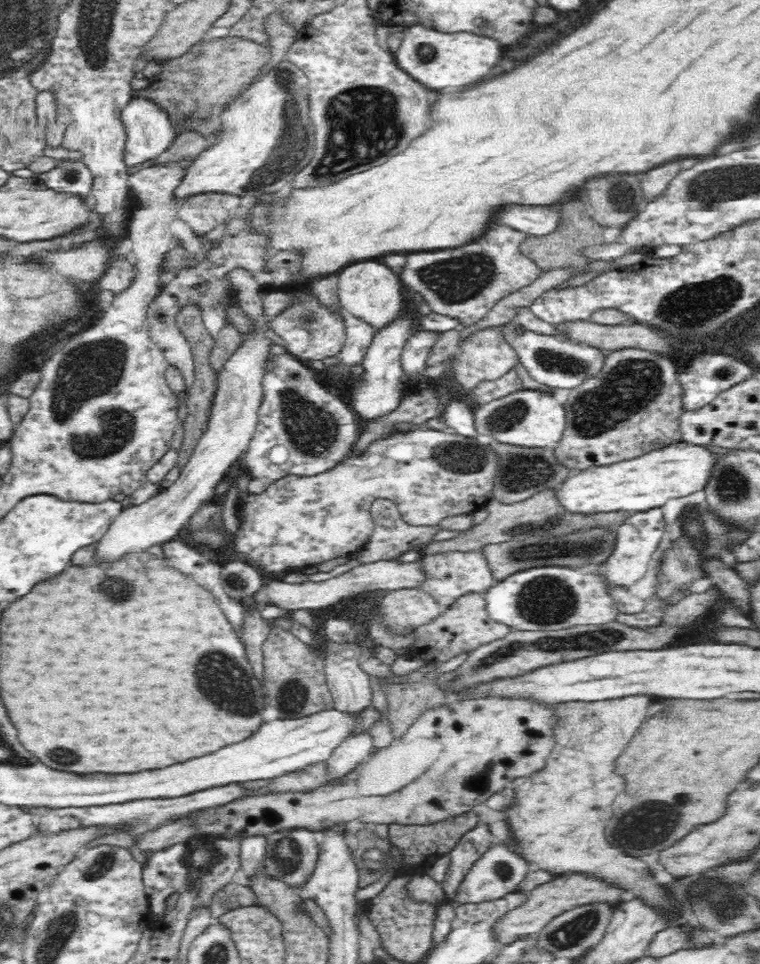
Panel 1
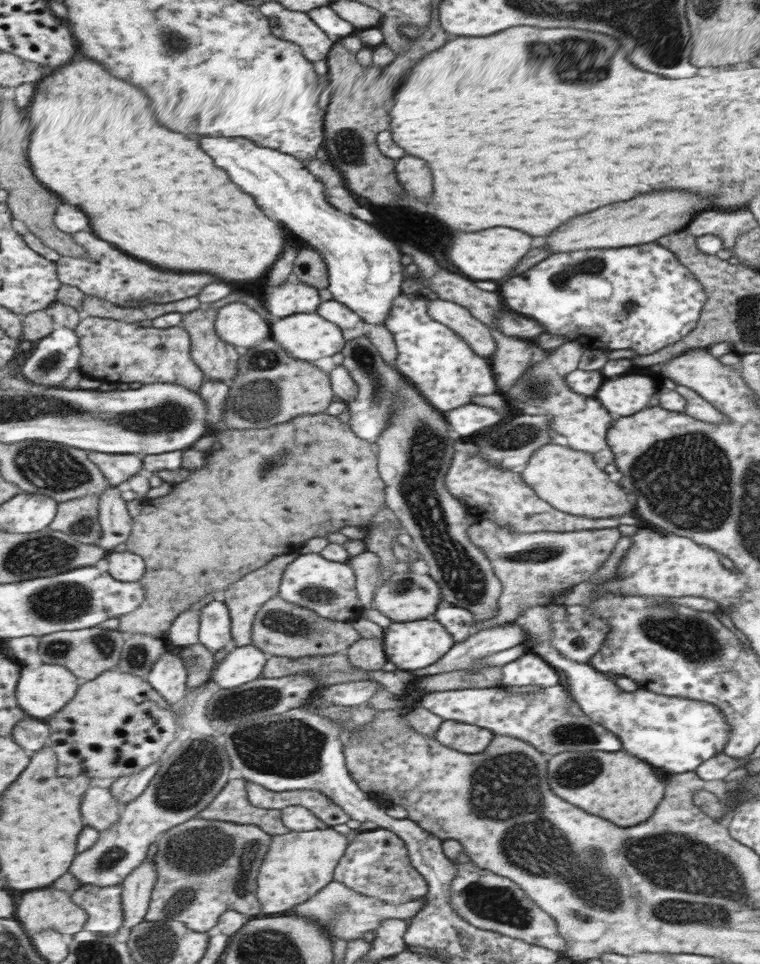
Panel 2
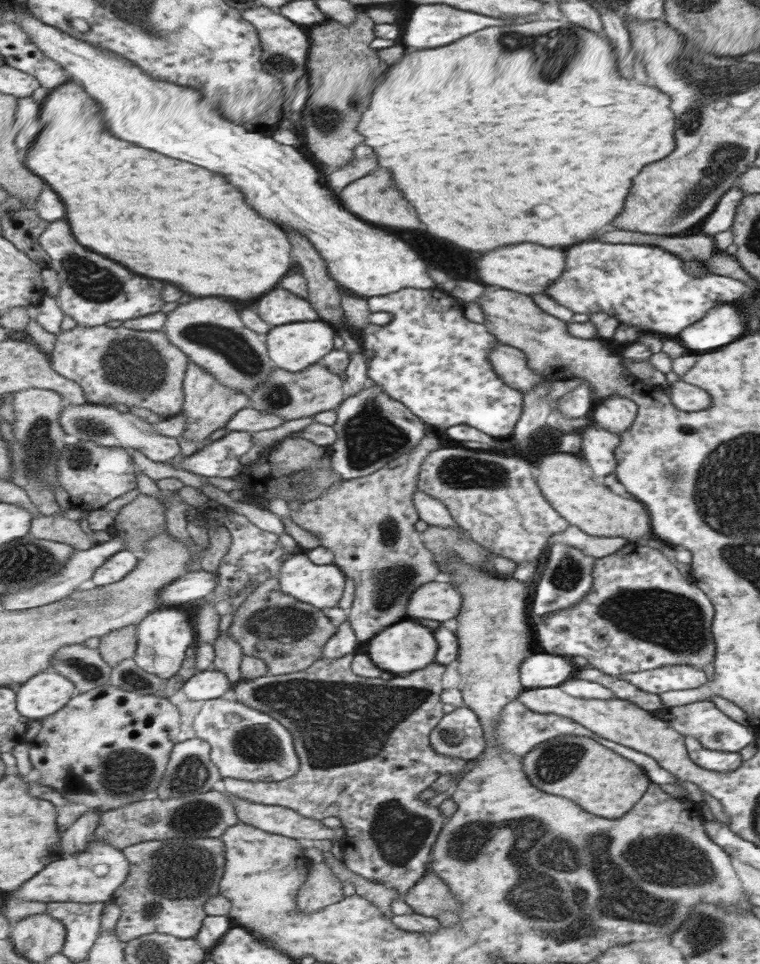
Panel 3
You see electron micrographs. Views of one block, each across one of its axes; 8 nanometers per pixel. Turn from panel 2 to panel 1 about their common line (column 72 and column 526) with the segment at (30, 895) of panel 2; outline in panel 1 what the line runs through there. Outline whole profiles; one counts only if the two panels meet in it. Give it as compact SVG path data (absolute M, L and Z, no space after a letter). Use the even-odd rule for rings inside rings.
M581 874L555 877L554 880L546 882L541 886L536 886L534 890L526 894L528 894L528 897L525 898L524 902L520 903L512 910L506 911L506 914L497 918L495 923L491 926L493 940L499 942L500 947L512 944L512 942L516 942L521 937L534 935L555 916L575 906L596 901L616 905L623 902L625 899L622 889L608 887L607 884L603 884L603 882L600 882L597 878L588 878L587 876L581 876Z

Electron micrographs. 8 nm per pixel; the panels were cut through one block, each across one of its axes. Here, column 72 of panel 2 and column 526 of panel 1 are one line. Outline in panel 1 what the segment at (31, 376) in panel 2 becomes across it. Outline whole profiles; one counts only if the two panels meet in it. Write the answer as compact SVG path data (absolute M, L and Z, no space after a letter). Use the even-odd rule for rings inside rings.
M514 320L502 323L498 327L502 339L508 343L508 347L517 356L517 362L522 364L522 368L528 372L528 376L534 382L538 382L542 386L550 386L553 390L578 388L588 378L594 378L594 376L601 374L602 368L606 364L607 357L602 354L602 349L596 349L582 343L573 343L562 337L526 330Z

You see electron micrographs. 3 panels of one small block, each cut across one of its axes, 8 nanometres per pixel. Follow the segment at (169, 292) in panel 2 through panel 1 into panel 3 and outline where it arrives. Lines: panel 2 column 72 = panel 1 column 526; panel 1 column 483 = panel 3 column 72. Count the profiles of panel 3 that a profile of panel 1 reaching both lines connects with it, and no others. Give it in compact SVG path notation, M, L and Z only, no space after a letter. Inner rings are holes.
M65 220L52 223L43 231L40 242L51 256L50 268L57 271L60 290L56 300L65 315L73 316L81 326L102 326L113 320L131 321L159 312L165 306L161 296L163 282L131 274L125 266L83 248L75 242Z

